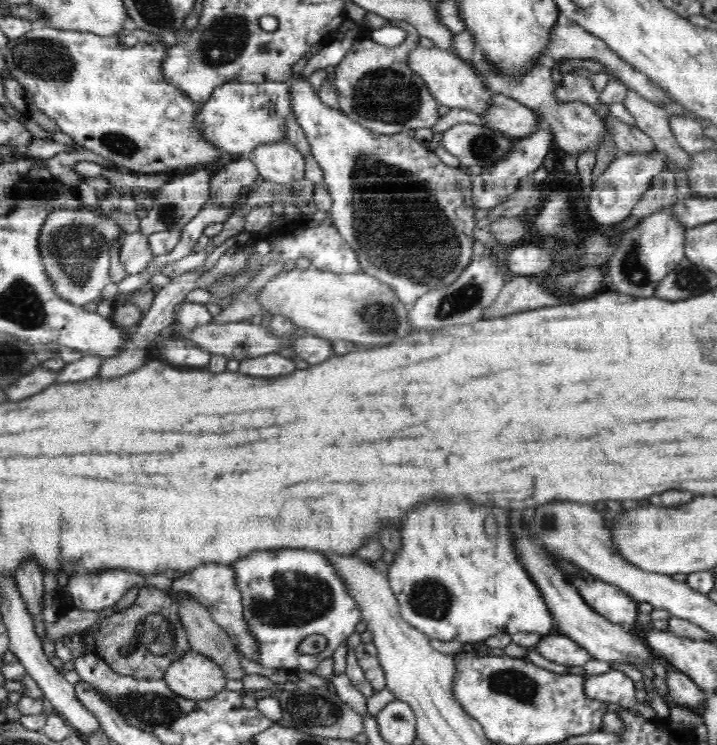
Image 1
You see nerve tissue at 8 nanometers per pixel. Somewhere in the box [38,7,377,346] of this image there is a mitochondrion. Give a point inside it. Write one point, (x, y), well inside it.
(223, 40)

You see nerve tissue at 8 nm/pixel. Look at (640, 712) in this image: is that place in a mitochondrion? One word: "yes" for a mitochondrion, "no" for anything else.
no

